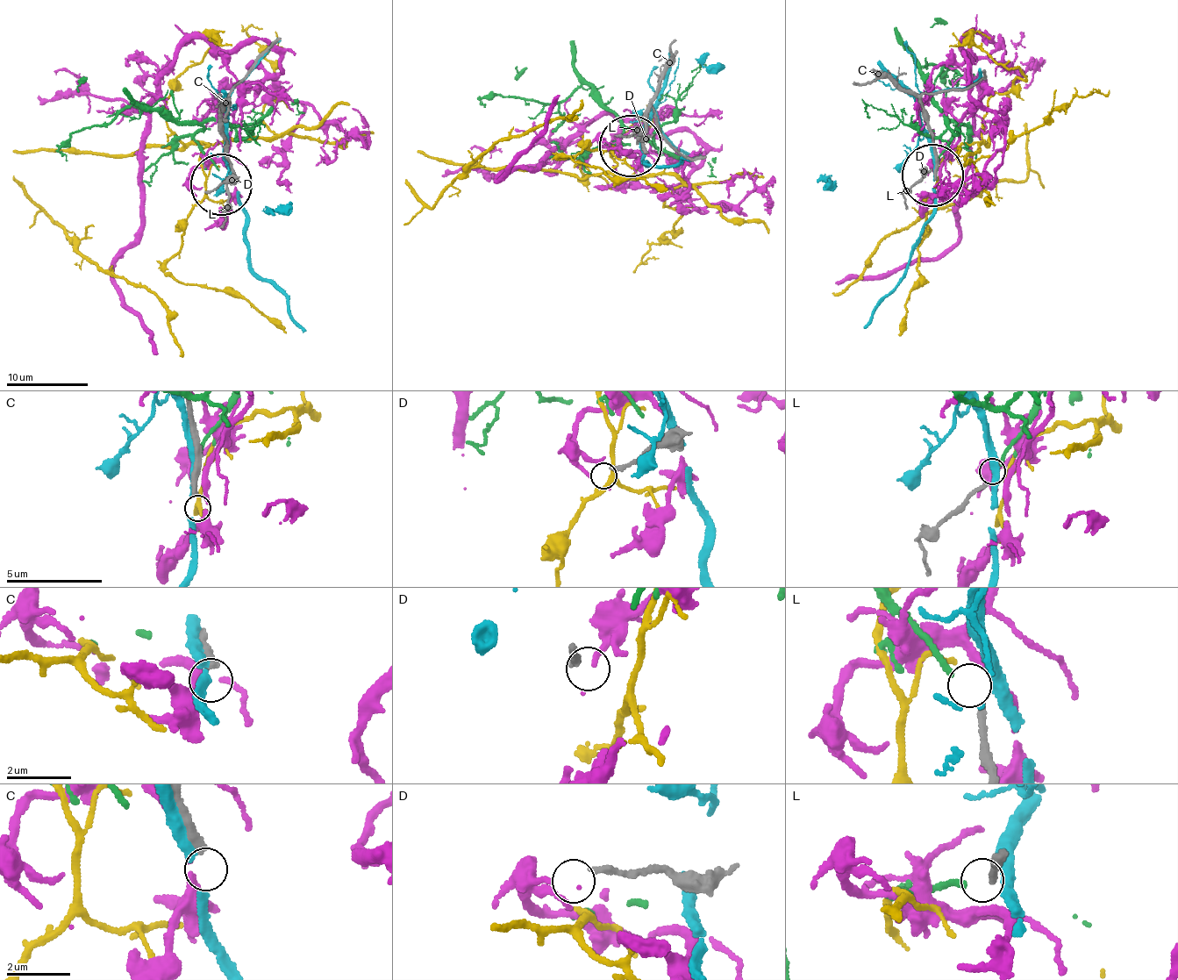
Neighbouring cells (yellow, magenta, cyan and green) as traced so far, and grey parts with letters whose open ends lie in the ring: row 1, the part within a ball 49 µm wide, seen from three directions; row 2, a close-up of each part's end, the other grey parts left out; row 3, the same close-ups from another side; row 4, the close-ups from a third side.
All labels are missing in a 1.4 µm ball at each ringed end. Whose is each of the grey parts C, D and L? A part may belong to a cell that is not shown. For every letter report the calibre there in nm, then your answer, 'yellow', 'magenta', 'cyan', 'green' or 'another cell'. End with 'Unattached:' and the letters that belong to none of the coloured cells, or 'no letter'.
C: 280 nm thick; another cell
D: 200 nm thick; another cell
L: 180 nm thick; green
Unattached: C, D

